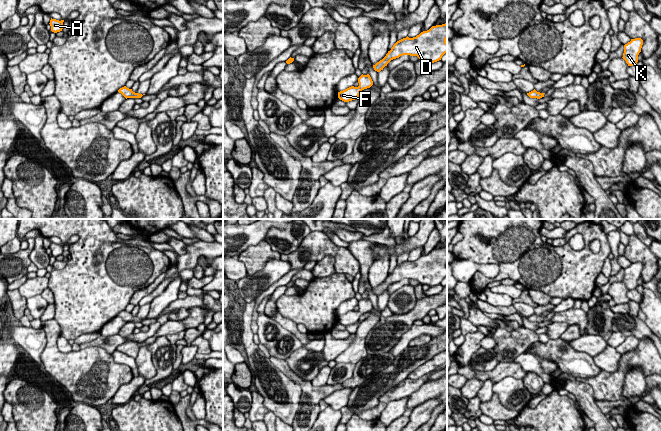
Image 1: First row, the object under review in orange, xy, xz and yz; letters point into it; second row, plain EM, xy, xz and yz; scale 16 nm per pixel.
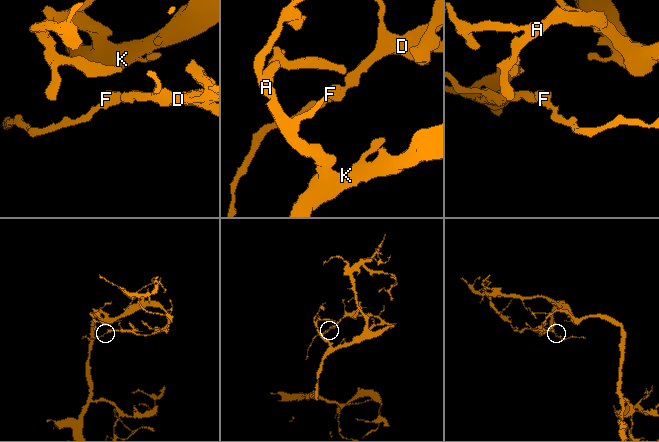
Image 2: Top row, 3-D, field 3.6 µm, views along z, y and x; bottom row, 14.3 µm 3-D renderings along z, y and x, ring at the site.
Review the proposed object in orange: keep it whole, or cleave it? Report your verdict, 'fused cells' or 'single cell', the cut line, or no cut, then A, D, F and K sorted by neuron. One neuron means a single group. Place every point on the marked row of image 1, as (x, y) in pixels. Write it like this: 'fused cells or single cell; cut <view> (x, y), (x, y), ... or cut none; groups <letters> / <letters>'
single cell; cut none; groups A D F K

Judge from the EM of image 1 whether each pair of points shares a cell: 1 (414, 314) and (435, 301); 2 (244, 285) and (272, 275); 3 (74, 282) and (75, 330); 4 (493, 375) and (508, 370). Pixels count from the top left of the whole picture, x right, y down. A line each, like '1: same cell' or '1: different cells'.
1: same cell
2: same cell
3: same cell
4: same cell

